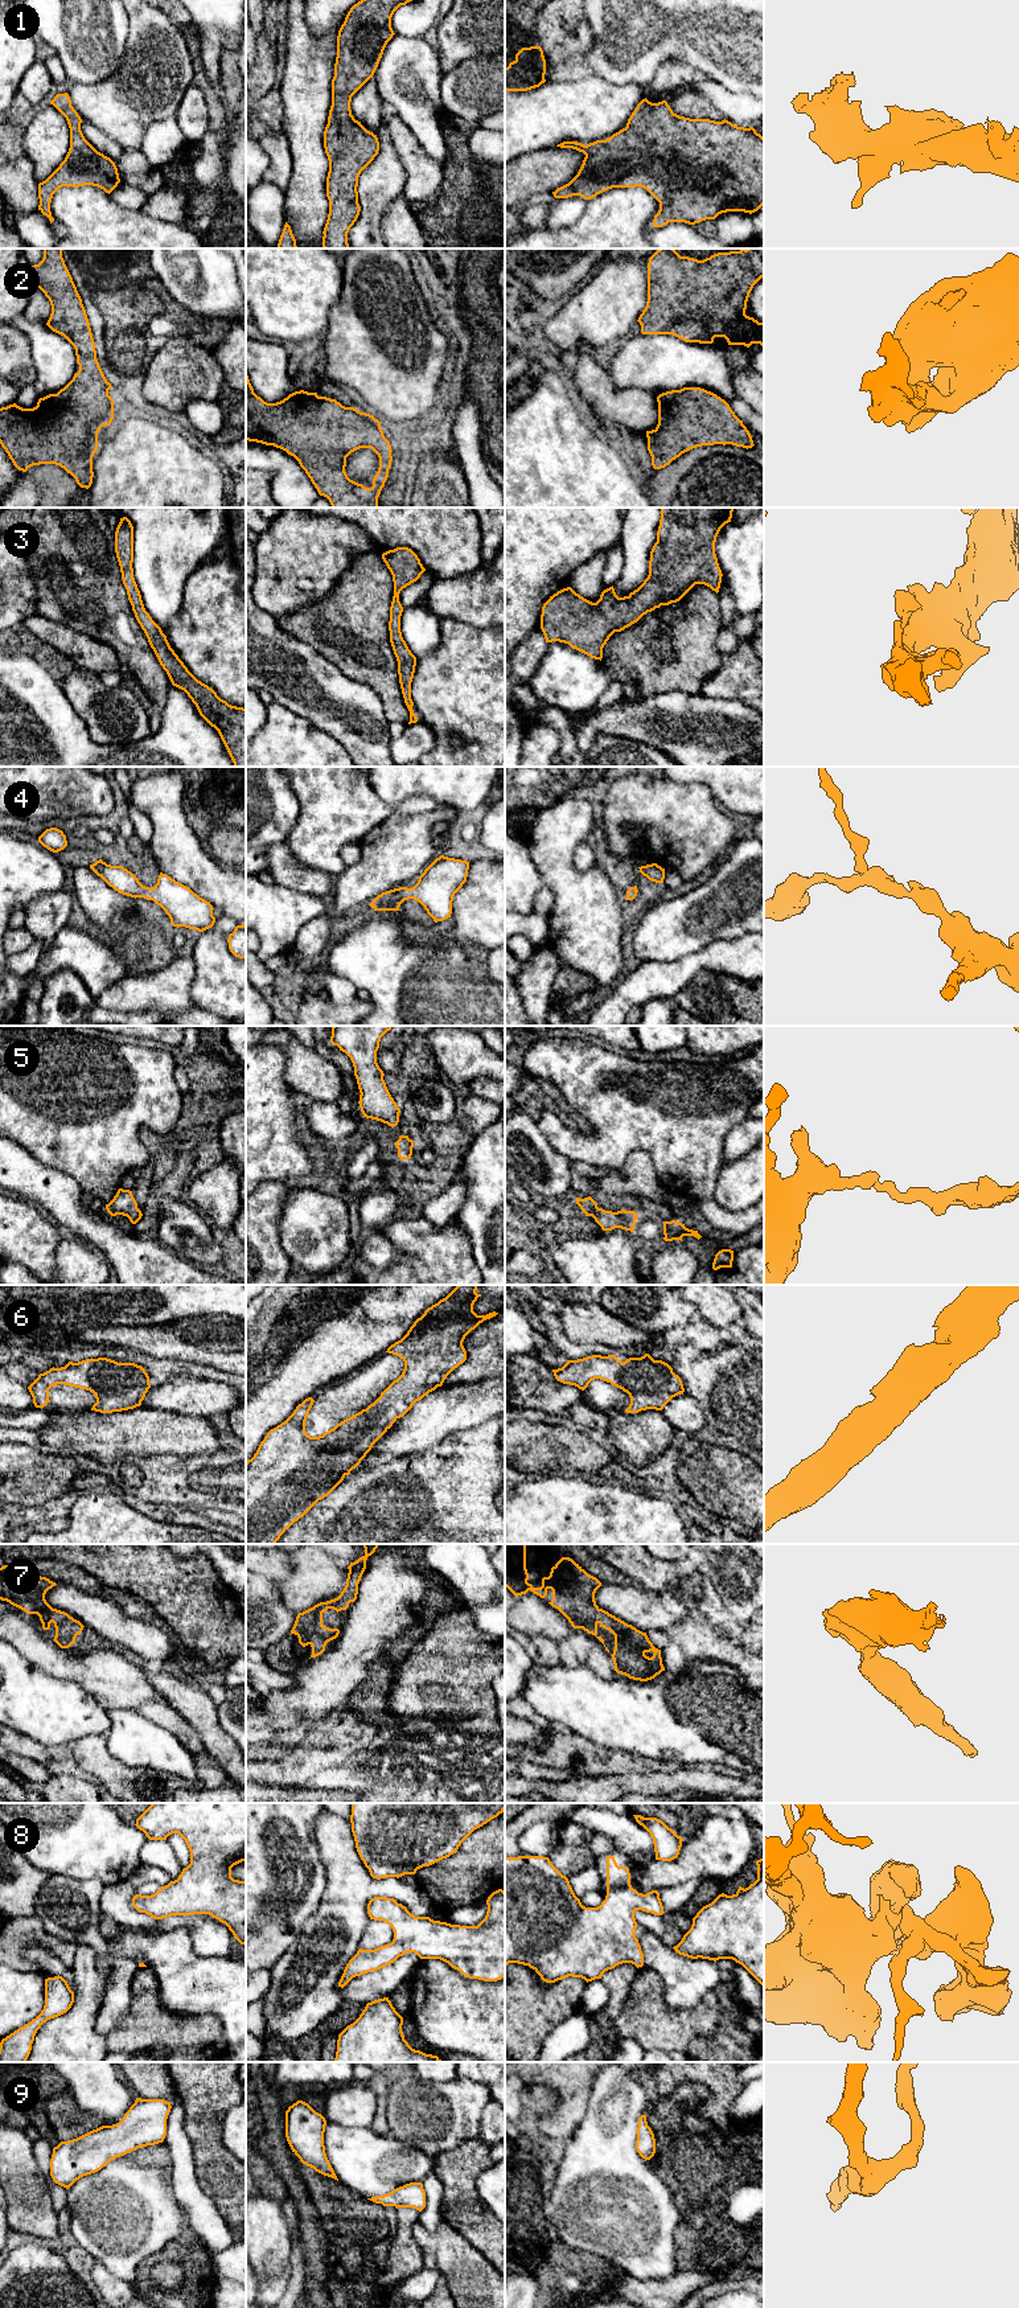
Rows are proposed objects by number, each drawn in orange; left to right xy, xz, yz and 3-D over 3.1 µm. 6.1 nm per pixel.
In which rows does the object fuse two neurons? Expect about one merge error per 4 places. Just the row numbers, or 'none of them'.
none of them

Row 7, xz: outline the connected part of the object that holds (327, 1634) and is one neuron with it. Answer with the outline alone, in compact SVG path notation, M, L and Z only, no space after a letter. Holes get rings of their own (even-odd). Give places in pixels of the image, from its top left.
M378 1544L362 1545L365 1548L365 1555L357 1561L350 1562L348 1566L349 1573L346 1585L341 1594L334 1599L317 1603L313 1607L299 1613L296 1617L291 1634L295 1634L299 1638L299 1643L303 1647L308 1644L312 1647L311 1658L321 1655L325 1651L326 1643L336 1639L340 1634L338 1629L329 1629L322 1625L322 1613L328 1609L333 1609L337 1613L346 1610L349 1607L349 1603L357 1599L358 1584L366 1569L366 1560L378 1548Z

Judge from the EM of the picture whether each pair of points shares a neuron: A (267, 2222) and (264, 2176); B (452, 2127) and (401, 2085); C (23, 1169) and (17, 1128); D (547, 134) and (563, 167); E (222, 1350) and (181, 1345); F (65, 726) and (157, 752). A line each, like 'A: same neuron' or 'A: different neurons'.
A: different neurons
B: same neuron
C: different neurons
D: different neurons
E: same neuron
F: same neuron

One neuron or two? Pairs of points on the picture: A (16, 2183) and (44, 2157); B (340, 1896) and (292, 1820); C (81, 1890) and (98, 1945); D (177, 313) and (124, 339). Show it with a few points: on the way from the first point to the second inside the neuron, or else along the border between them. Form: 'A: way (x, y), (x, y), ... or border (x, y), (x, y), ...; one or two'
A: border (33, 2143), (33, 2157), (49, 2192); two
B: border (317, 1843), (325, 1869), (325, 1889), (320, 1904); two
C: way (82, 1904), (85, 1906), (86, 1931); one
D: way (164, 309), (152, 309), (136, 325); one

